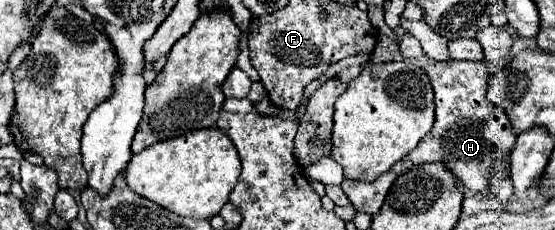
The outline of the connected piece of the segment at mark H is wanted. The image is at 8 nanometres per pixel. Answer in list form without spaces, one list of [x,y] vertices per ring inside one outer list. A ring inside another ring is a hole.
[[[431,60],[425,68],[431,86],[435,90],[435,122],[431,132],[417,144],[415,150],[411,150],[403,160],[399,160],[393,168],[389,168],[385,174],[379,176],[379,180],[373,182],[359,182],[345,178],[341,182],[341,188],[345,196],[351,200],[357,212],[377,214],[385,194],[389,192],[391,184],[413,166],[421,164],[443,164],[447,170],[453,172],[459,186],[469,192],[485,192],[491,186],[493,180],[493,166],[509,158],[511,148],[517,140],[513,134],[511,122],[507,116],[503,116],[503,108],[495,108],[485,92],[489,84],[489,72],[485,68],[485,62],[463,62],[463,60]]]

